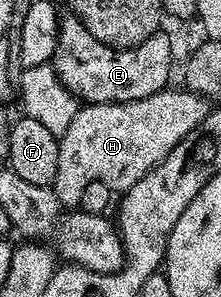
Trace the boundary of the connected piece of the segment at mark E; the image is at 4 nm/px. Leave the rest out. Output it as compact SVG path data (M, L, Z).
M73 16L61 17L56 31L56 47L50 63L58 80L81 103L97 106L98 104L114 104L115 102L133 102L146 96L154 96L158 91L169 85L168 77L172 74L172 42L159 32L150 36L137 47L120 50L118 47L107 46L97 37L92 36L82 23Z

